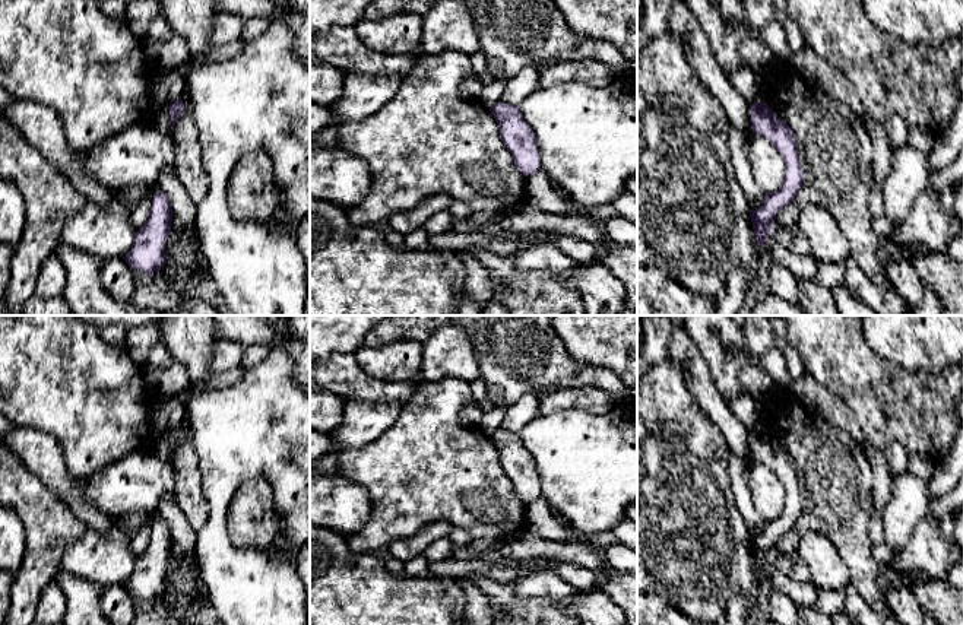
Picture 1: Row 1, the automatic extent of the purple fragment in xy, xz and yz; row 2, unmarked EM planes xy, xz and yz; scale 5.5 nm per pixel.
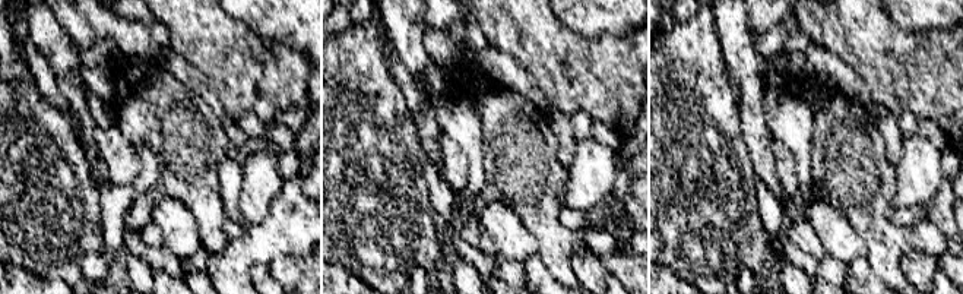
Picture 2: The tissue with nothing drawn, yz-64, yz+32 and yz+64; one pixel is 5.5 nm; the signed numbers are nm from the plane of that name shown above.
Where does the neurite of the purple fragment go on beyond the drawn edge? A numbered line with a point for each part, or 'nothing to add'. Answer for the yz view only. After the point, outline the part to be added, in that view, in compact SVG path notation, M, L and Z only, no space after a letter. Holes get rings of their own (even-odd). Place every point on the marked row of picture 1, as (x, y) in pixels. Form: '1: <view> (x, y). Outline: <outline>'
nothing to add

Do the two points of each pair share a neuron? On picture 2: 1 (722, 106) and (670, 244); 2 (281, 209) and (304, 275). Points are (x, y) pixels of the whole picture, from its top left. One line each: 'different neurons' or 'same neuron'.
1: same neuron
2: different neurons

